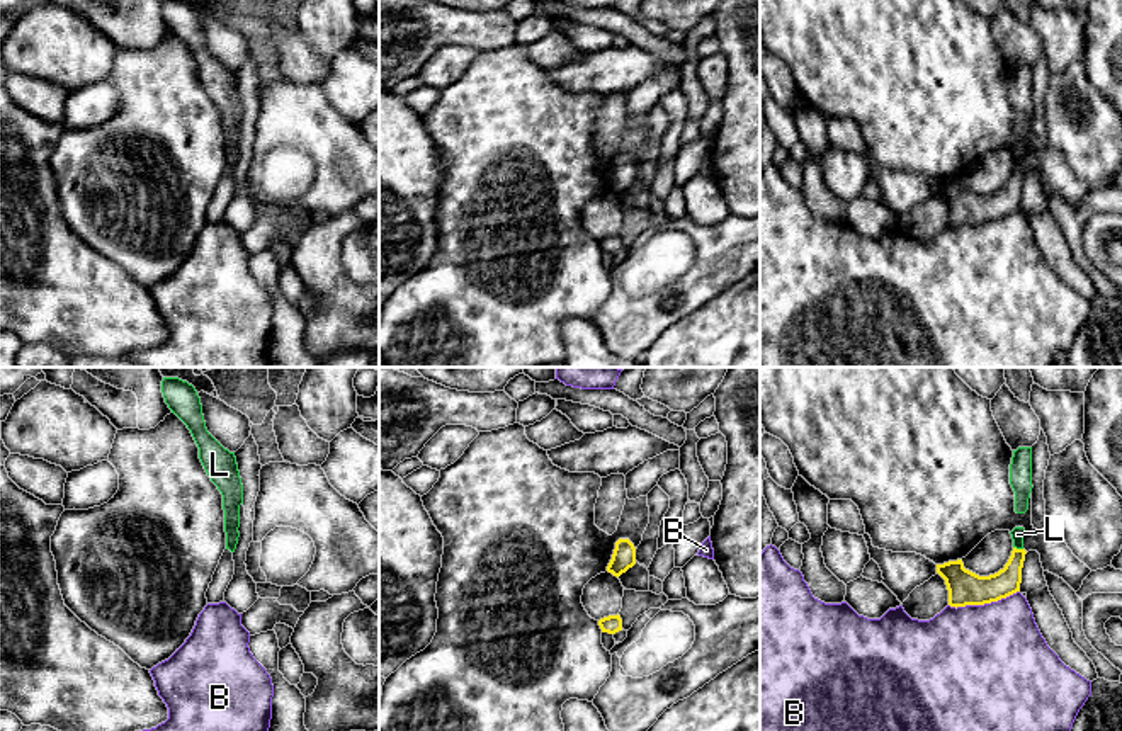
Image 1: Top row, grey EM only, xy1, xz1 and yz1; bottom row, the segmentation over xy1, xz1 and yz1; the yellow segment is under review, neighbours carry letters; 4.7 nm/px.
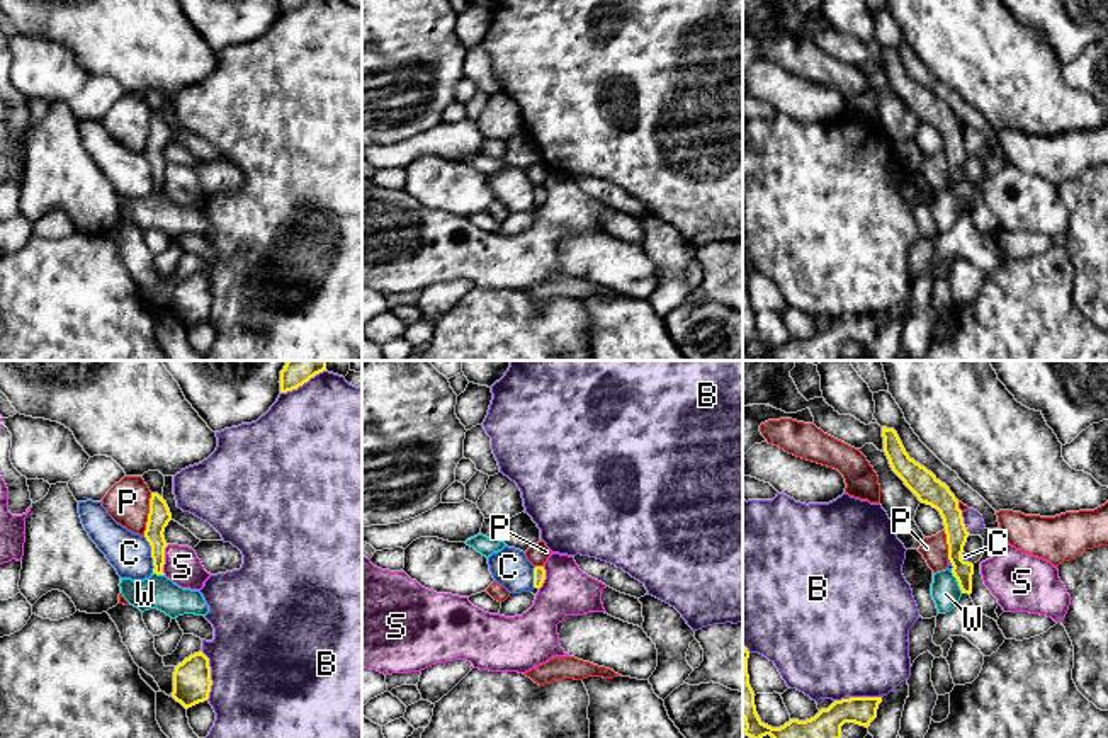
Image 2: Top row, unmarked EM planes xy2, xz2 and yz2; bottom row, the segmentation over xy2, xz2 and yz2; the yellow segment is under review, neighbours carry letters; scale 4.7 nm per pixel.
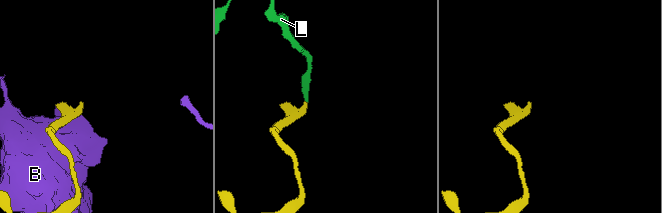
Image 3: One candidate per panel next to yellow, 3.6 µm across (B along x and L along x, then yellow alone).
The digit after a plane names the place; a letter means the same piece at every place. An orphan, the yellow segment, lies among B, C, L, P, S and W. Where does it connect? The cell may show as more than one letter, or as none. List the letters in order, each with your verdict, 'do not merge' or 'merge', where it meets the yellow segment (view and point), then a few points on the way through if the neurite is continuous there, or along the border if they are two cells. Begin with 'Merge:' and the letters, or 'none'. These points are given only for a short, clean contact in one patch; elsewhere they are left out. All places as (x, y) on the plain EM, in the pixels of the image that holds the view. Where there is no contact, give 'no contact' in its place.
Merge: L
B: do not merge; contact yz1 (983, 223)
C: do not merge; contact xy2 (152, 174); border xy2 (143, 155), (150, 165), (153, 191)
L: merge; contact yz1 (1019, 169); way yz1 (1007, 201), (1019, 169), (1017, 153)
P: do not merge; contact xy2 (148, 133)
S: do not merge; contact xy2 (163, 179); border xy2 (169, 164), (163, 174), (163, 193)
W: do not merge; contact yz2 (957, 199); border yz2 (950, 191), (962, 211)

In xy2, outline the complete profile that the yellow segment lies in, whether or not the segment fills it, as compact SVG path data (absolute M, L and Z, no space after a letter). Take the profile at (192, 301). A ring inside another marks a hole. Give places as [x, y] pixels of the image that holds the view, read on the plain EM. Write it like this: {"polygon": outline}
{"polygon": "M199 270L175 286L172 316L189 328L209 318L211 304L209 277Z"}

